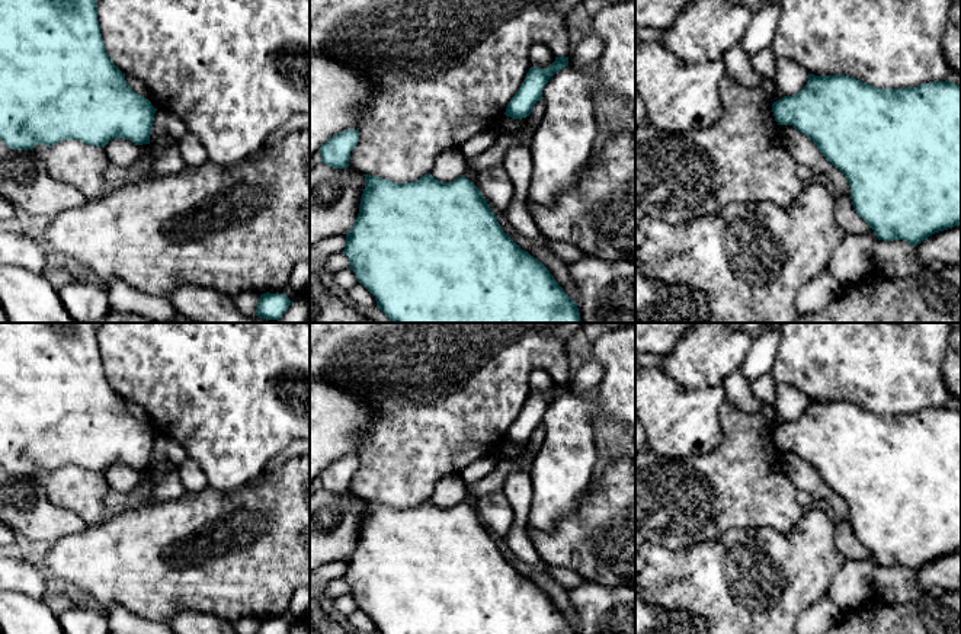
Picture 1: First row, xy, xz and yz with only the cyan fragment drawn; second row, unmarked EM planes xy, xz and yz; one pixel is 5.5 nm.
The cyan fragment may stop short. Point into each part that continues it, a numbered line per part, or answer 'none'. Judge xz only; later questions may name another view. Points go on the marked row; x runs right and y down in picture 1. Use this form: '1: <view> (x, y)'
1: xz (448, 166)

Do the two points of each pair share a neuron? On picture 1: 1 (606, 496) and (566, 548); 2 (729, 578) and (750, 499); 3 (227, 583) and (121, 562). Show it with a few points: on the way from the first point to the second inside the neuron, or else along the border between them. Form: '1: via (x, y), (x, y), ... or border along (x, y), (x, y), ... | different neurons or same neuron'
1: via (605, 509), (579, 535) | same neuron
2: border along (778, 528), (729, 528), (711, 541) | different neurons
3: via (201, 575), (167, 573), (156, 562), (147, 562) | same neuron

